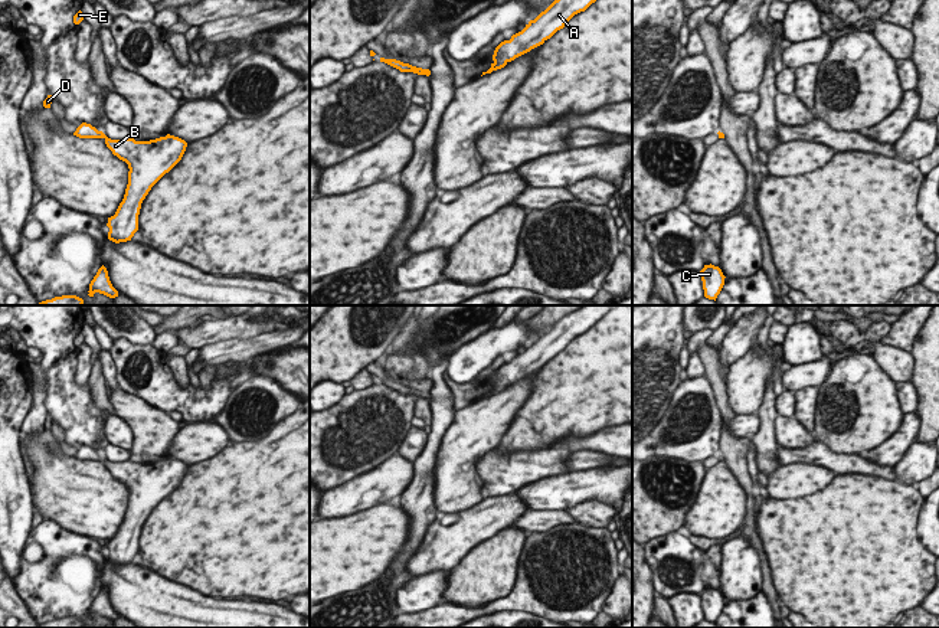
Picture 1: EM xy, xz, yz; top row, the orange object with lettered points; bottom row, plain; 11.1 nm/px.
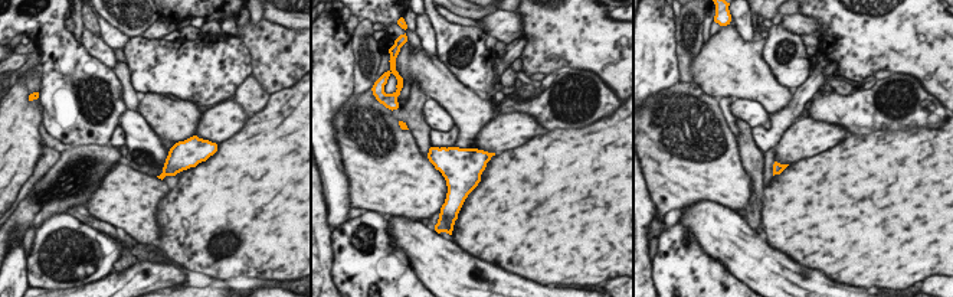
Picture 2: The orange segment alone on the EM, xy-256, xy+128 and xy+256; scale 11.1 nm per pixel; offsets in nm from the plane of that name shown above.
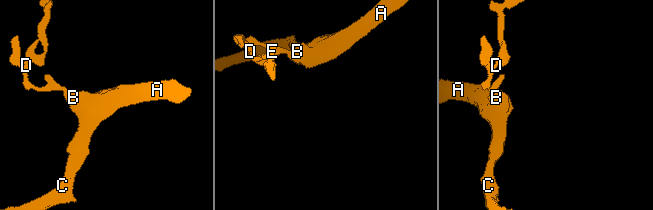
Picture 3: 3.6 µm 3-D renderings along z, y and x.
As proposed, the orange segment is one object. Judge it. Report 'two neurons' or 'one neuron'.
one neuron

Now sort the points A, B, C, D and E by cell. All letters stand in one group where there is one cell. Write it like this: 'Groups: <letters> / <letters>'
Groups: A B C D E.

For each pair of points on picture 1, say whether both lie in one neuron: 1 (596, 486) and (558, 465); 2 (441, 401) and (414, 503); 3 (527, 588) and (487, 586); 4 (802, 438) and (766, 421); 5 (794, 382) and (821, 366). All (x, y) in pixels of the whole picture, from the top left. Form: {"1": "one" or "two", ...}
{"1": "two", "2": "one", "3": "two", "4": "two", "5": "one"}

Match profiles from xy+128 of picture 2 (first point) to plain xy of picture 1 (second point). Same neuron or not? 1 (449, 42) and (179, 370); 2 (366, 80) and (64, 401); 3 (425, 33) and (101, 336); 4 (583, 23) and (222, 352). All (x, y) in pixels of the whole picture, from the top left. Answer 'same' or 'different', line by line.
1: different
2: different
3: different
4: different

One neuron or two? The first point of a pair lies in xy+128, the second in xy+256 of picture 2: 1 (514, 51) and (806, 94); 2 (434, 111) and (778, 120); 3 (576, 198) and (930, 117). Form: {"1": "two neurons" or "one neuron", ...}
{"1": "one neuron", "2": "two neurons", "3": "two neurons"}

